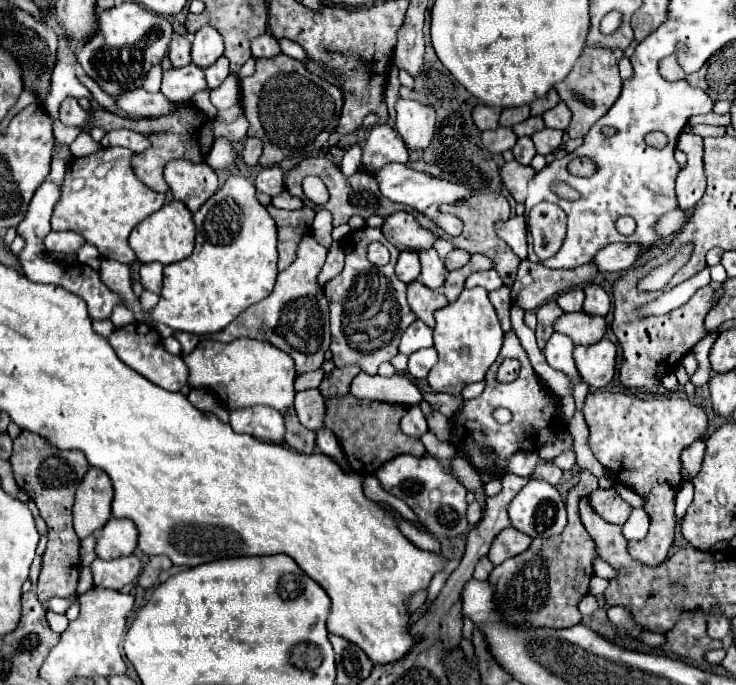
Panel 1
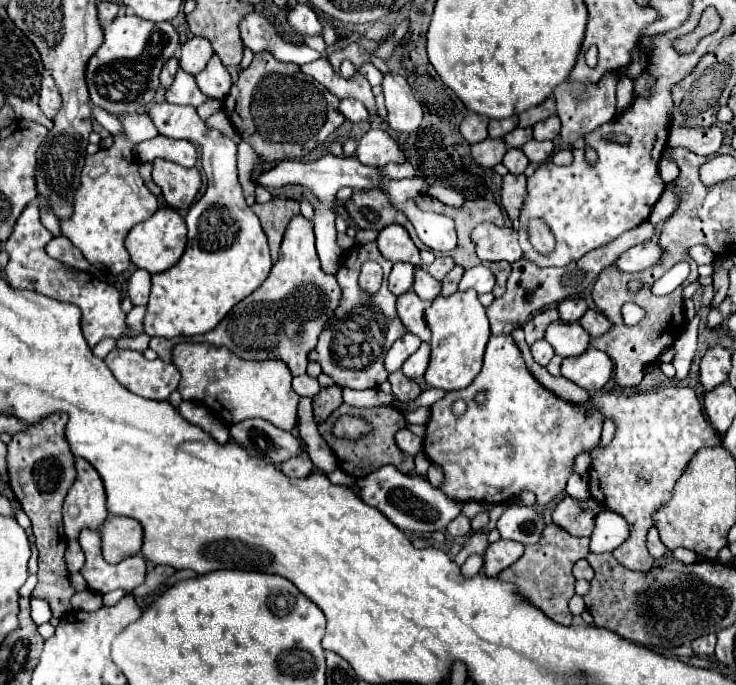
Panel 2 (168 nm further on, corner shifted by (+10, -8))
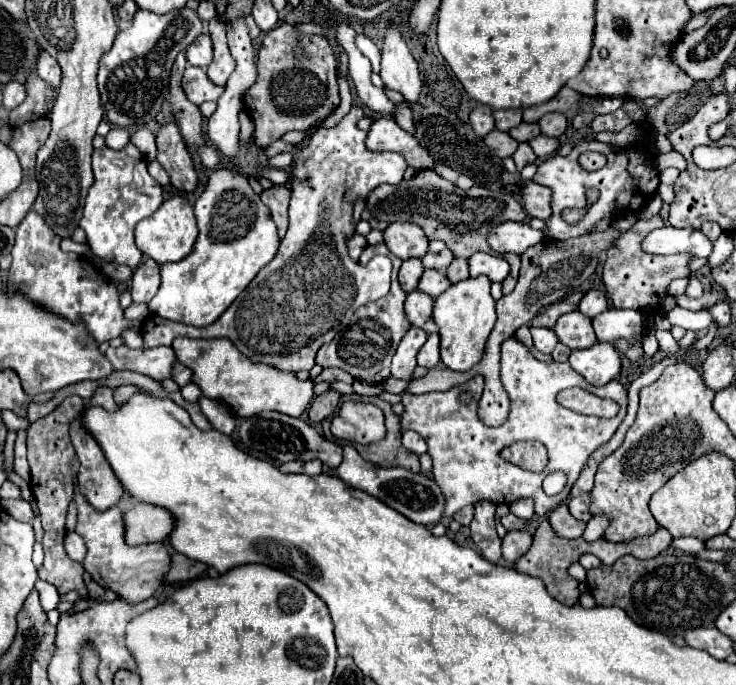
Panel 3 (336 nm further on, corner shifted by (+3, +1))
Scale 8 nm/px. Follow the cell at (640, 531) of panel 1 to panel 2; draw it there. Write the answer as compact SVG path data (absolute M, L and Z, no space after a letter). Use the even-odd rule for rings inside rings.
M600 511L596 515L596 525L590 535L590 551L592 553L604 553L614 551L618 545L622 545L628 537L628 523L612 513L612 511Z

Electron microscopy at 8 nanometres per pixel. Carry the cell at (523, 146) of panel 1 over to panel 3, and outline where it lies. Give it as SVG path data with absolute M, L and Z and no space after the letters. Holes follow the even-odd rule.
M519 144L519 148L517 148L515 154L513 154L513 160L515 160L519 172L521 172L527 164L533 164L535 158L537 158L537 156L535 156L535 152L533 152L533 148L531 148L529 144Z

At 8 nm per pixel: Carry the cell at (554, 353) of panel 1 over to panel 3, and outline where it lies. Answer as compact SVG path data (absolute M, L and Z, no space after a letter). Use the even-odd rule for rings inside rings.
M531 328L531 334L533 334L535 348L543 354L551 354L553 348L557 346L557 342L559 342L551 328Z

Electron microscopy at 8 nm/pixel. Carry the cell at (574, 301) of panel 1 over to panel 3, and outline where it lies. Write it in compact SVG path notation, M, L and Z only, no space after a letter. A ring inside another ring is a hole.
M589 290L583 298L581 298L581 302L579 302L579 312L583 312L585 316L589 316L589 318L593 318L593 316L597 316L599 312L603 312L603 310L607 310L607 298L605 298L605 294L603 292L599 292L599 290Z

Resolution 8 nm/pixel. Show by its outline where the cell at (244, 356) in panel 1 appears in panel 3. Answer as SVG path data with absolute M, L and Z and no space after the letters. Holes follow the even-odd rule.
M175 338L173 350L177 360L191 368L191 382L197 384L203 396L225 402L237 416L249 418L265 410L275 410L299 418L313 400L313 382L299 380L293 372L283 372L269 364L255 364L243 356L231 340L223 338Z

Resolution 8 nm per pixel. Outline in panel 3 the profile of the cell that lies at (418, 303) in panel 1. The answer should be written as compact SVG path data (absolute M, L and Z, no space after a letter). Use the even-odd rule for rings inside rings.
M413 290L407 294L407 300L404 302L405 314L409 322L417 328L423 328L425 332L433 334L437 332L437 324L431 322L431 312L433 312L433 298L423 294L421 290Z

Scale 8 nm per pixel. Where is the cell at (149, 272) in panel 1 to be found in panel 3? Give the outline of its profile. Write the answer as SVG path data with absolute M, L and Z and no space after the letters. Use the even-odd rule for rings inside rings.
M151 258L141 262L131 278L133 302L149 302L159 290L159 264Z

